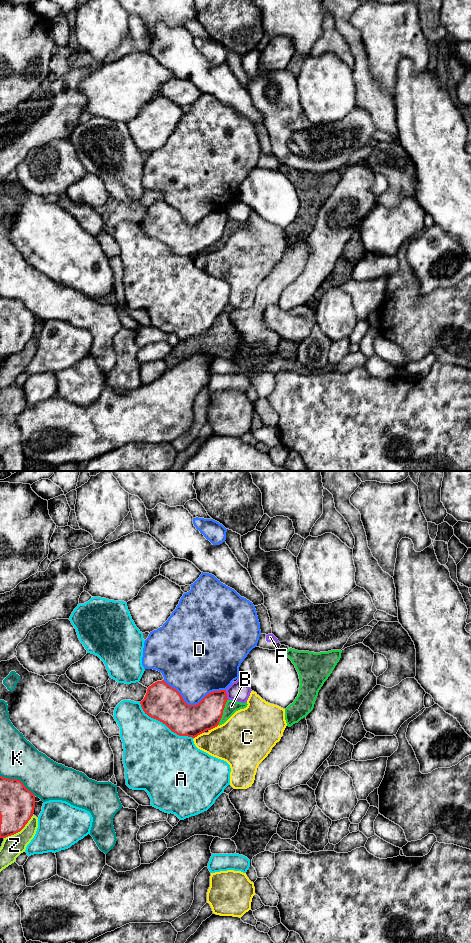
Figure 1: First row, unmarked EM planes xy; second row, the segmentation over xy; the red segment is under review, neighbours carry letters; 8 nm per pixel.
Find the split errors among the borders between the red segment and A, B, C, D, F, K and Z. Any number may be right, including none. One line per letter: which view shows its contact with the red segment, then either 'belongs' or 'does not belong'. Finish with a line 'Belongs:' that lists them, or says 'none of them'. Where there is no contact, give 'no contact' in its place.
A: contact in xy; does not belong
B: contact in xy; does not belong
C: contact in xy; does not belong
D: contact in xy; does not belong
F: contact in xy; does not belong
K: contact in xy; does not belong
Z: contact in xy; does not belong
Belongs: none of them

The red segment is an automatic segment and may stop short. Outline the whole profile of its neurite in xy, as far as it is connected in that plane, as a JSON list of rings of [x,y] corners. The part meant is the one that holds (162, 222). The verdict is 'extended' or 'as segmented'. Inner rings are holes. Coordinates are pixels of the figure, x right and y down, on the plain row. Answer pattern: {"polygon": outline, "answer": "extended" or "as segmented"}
{"polygon": [[[162,200],[148,207],[147,213],[140,224],[145,234],[162,242],[172,252],[179,256],[195,258],[219,245],[227,220],[226,210],[220,210],[210,212],[196,225],[188,225],[176,209]]], "answer": "as segmented"}

